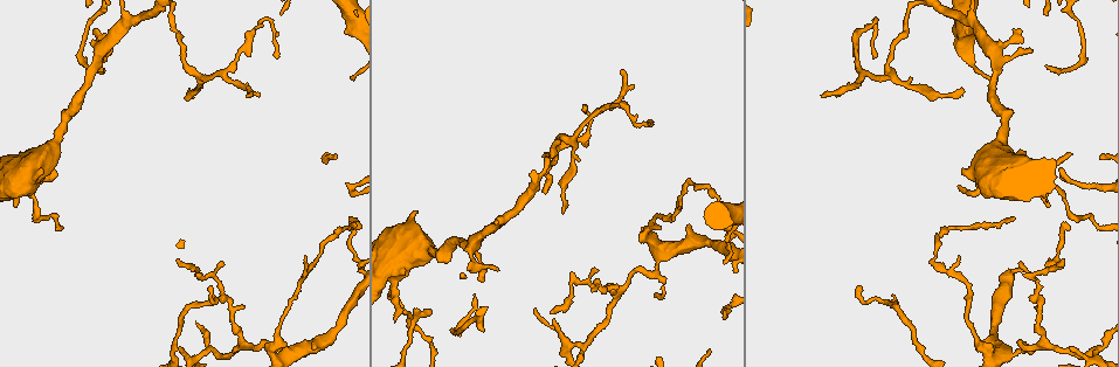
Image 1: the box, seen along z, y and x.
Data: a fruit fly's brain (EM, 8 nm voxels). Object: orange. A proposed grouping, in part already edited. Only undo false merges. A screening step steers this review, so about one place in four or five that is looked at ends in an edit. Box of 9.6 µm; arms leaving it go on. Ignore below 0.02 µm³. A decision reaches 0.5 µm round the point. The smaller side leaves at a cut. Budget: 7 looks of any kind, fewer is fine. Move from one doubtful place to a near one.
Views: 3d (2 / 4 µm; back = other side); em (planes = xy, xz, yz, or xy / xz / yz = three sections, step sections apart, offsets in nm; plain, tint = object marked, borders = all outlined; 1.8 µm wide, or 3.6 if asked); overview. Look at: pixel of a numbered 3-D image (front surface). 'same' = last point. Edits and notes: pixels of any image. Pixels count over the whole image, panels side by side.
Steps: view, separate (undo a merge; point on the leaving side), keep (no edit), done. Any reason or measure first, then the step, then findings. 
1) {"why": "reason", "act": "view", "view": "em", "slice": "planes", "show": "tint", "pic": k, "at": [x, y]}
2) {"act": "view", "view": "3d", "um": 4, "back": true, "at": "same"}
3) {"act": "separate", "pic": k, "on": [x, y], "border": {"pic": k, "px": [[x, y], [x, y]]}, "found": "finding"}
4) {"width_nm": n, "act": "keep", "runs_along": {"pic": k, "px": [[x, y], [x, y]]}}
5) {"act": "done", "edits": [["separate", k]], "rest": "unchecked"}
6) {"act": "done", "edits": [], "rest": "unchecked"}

{"why": "sharp bend", "act": "view", "view": "em", "um": 3.6, "slice": "yz", "step": 4, "show": "tint", "pic": 1, "at": [393, 287]}

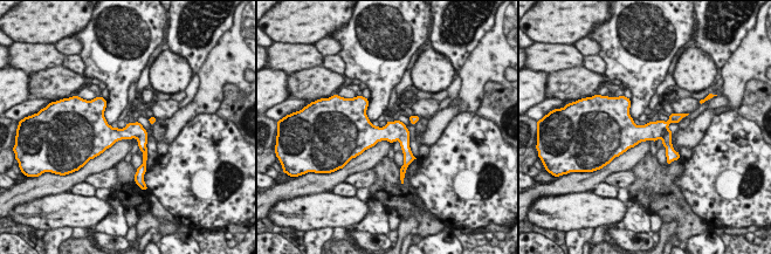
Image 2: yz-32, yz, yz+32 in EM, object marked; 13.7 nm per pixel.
{"why": "cut it another way", "act": "view", "view": "em", "um": 3.6, "slice": "planes", "show": "borders", "at": "same"}

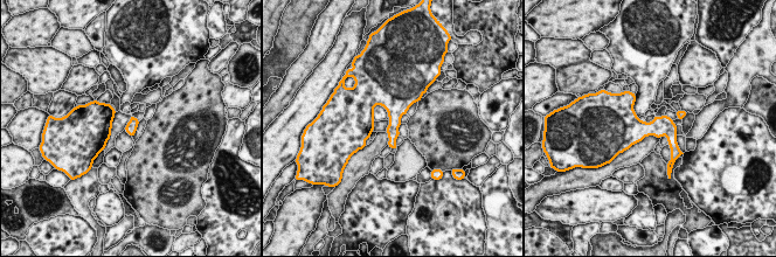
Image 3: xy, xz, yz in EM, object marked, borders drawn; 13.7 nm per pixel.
{"width_nm": 160, "act": "keep", "found": "continuous, no second neuron"}

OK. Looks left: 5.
{"why": "thick turns thin", "act": "view", "view": "em", "slice": "xz", "step": 8, "show": "tint", "pic": 1, "at": [500, 220]}

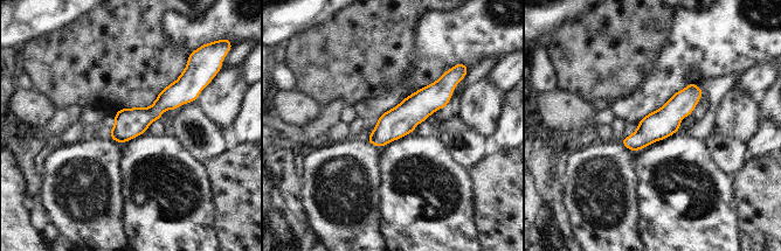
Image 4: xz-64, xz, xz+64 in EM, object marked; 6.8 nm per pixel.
{"why": "cut it another way", "act": "view", "view": "em", "slice": "planes", "show": "borders", "at": "same"}

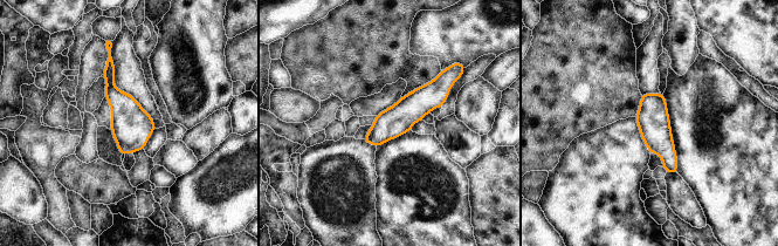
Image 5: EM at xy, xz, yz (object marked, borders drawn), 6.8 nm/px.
{"act": "keep", "runs_along": {"pic": 5, "px": [[443, 77], [398, 120], [367, 138]]}, "found": "continuous, no second neuron"}

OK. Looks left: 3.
{"why": "a fork", "act": "view", "view": "3d", "um": 2, "back": true, "pic": 1, "at": [1041, 341]}

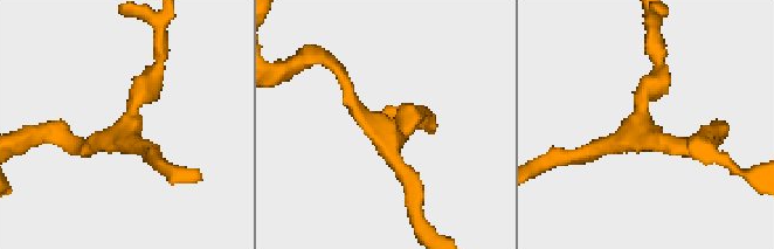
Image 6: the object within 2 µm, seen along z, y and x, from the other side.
{"why": "need the tissue", "act": "view", "view": "em", "slice": "planes", "show": "borders", "pic": 6, "at": [639, 122]}

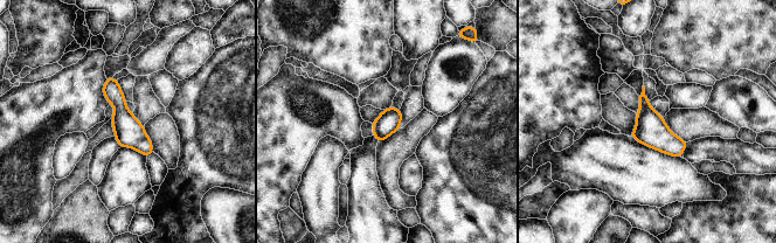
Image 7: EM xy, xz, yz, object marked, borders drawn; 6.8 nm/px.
{"act": "keep", "runs_along": {"pic": 7, "px": [[109, 81], [126, 129], [146, 152]]}, "found": "all the same neuron"}

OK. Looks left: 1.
{"act": "done", "edits": [], "rest": "unchecked"}

